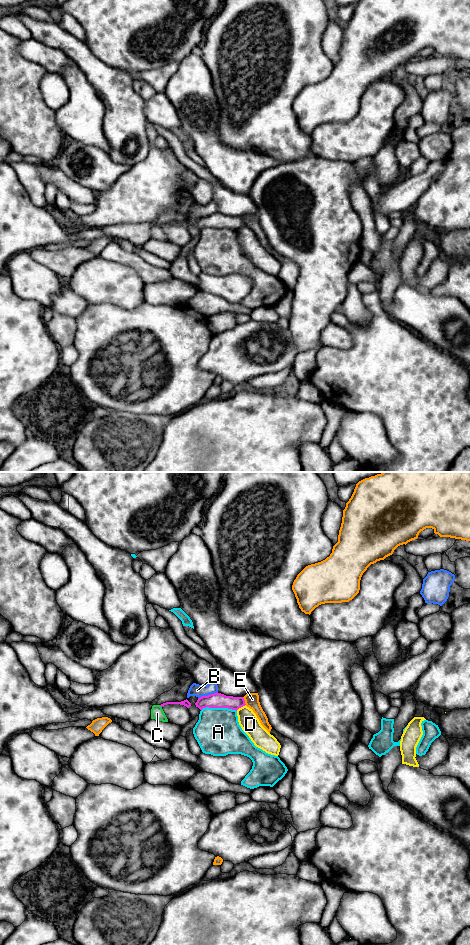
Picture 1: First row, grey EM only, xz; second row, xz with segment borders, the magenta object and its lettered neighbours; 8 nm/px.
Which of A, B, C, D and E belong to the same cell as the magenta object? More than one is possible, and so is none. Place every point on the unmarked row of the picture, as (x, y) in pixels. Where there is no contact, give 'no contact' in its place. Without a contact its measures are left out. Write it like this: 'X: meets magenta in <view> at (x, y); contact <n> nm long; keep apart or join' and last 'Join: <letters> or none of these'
A: meets magenta in xz at (219, 227); contact 280 nm long; keep apart
B: meets magenta in xz at (208, 215); contact 170 nm long; keep apart
C: no contact; keep apart
D: meets magenta in xz at (240, 227); contact 90 nm long; keep apart
E: meets magenta in xz at (244, 221); contact 70 nm long; keep apart
Join: none of these

